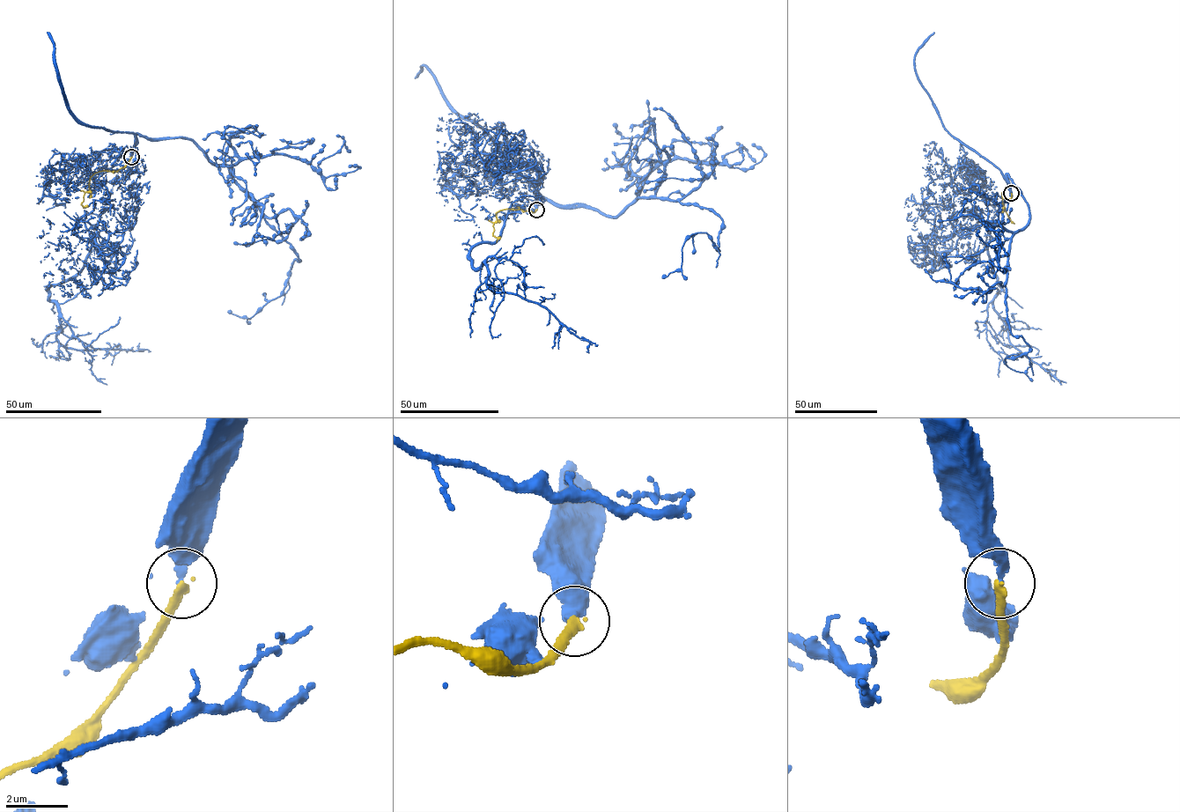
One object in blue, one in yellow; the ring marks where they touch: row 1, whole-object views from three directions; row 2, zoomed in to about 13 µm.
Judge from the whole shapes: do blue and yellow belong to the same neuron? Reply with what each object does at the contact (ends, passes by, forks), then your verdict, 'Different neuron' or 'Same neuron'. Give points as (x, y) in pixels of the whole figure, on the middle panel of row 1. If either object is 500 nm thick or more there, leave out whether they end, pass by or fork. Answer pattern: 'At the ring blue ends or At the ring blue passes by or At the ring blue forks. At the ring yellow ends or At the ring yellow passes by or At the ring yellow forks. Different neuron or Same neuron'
At the ring blue ends. At the ring yellow ends. Different neuron

